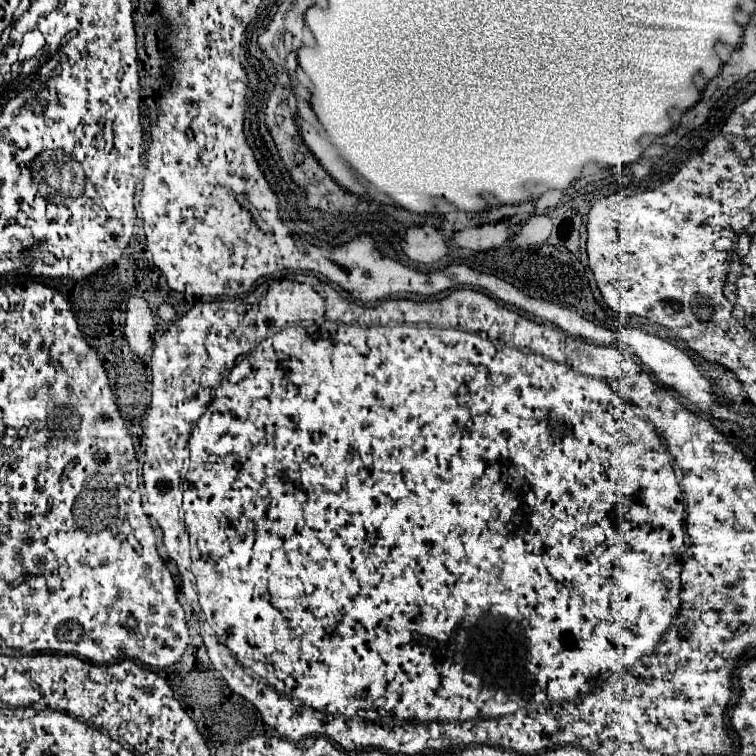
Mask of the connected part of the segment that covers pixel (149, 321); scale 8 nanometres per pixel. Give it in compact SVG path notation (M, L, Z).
M131 297L127 305L127 323L125 323L125 337L129 341L131 353L137 357L145 357L153 345L155 335L155 319L145 299Z

